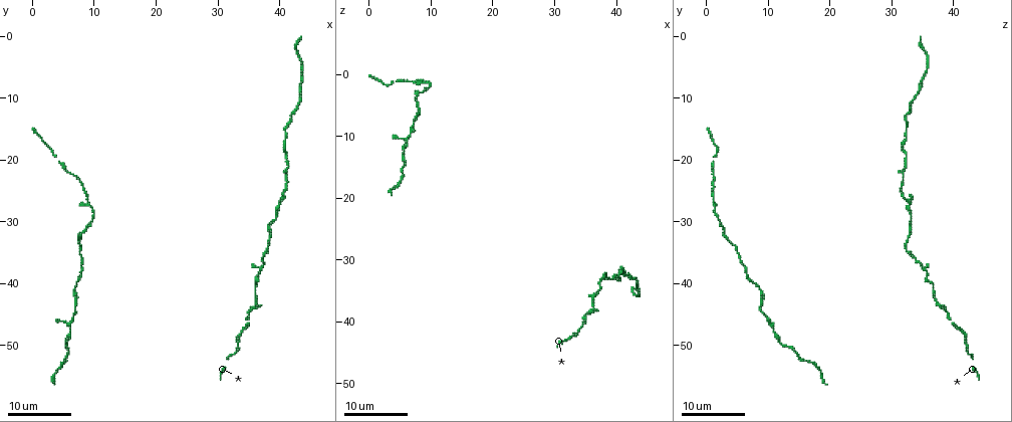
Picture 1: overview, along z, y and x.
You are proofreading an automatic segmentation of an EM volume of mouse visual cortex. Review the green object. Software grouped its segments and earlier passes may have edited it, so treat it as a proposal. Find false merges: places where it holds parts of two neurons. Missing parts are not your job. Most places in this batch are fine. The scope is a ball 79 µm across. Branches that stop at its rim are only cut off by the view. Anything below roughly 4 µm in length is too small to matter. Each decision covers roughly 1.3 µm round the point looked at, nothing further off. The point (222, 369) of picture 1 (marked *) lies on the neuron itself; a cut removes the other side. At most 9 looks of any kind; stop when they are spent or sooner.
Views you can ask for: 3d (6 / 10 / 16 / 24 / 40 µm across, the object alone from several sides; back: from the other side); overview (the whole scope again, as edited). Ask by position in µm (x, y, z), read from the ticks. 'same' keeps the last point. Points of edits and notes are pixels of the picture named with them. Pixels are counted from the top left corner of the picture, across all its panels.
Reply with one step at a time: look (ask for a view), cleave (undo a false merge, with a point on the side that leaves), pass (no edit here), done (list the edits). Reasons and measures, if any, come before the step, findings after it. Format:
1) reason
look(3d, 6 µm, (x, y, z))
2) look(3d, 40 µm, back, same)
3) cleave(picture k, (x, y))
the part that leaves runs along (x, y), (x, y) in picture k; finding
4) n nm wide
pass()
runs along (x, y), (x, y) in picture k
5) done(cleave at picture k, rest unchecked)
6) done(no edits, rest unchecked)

narrows sharply
look(3d, 24 µm, (33.5, 47.5, 41.5))

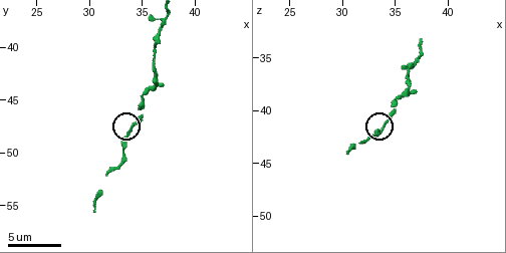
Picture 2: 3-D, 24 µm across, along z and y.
look(3d, 10 µm, (34.2, 47.8, 41.4))

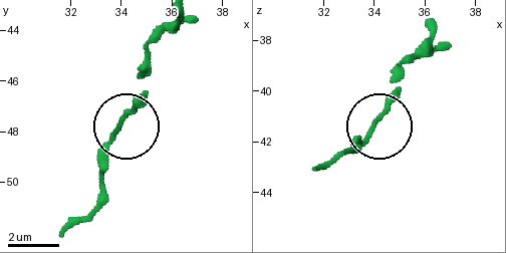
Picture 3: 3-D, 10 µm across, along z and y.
pass()
runs along (317, 168), (368, 132), (399, 75) in picture 3; continuous, no second neuron

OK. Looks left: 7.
sudden change in width
look(3d, 16 µm, (36.0, 40.0, 36.5))

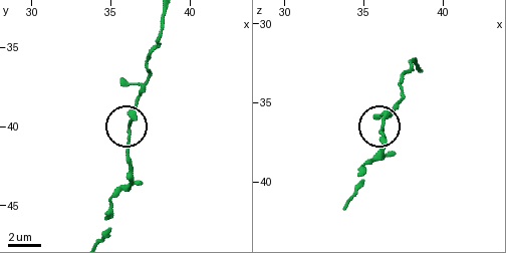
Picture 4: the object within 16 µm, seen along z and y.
look(3d, 6 µm, same)

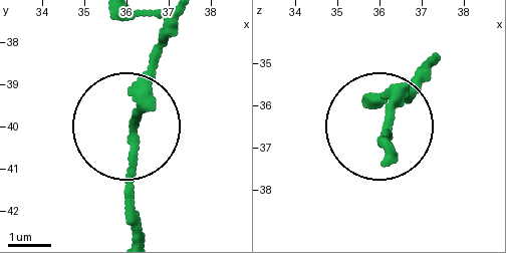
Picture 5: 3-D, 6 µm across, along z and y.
pass()
runs along (391, 154), (387, 114), (423, 64) in picture 5; all the same neuron

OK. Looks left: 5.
thick turns thin
look(3d, 24 µm, (38.0, 31.0, 33.0))

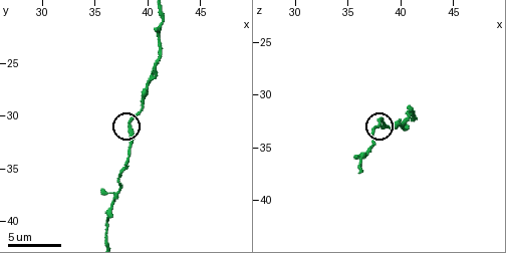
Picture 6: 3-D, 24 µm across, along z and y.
closer look
look(3d, 10 µm, same)

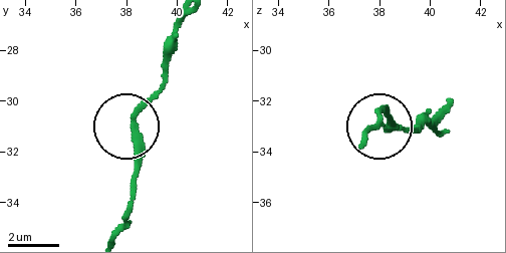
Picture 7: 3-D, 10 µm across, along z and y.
pass()
runs along (112, 236), (130, 210), (137, 165), (132, 118), (167, 75) in picture 7; continuous, no second neuron

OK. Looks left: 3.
side arm on a straight run
look(3d, 6 µm, (40.6, 26.4, 32.6))

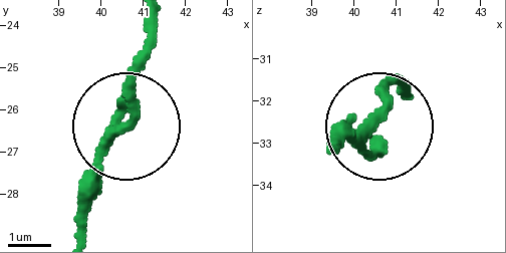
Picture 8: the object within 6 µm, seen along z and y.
pass()
runs along (329, 150), (369, 128), (391, 77) in picture 8; all the same neuron

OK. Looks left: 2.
done(no edits, rest unchecked)

